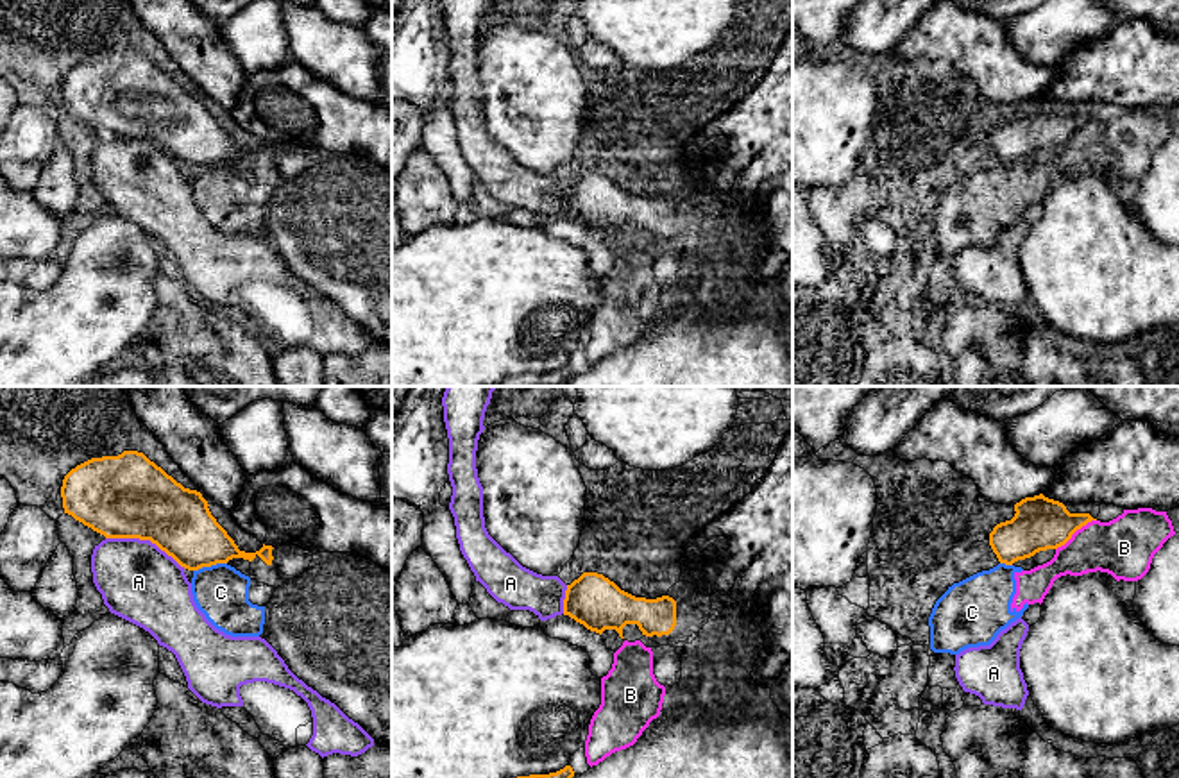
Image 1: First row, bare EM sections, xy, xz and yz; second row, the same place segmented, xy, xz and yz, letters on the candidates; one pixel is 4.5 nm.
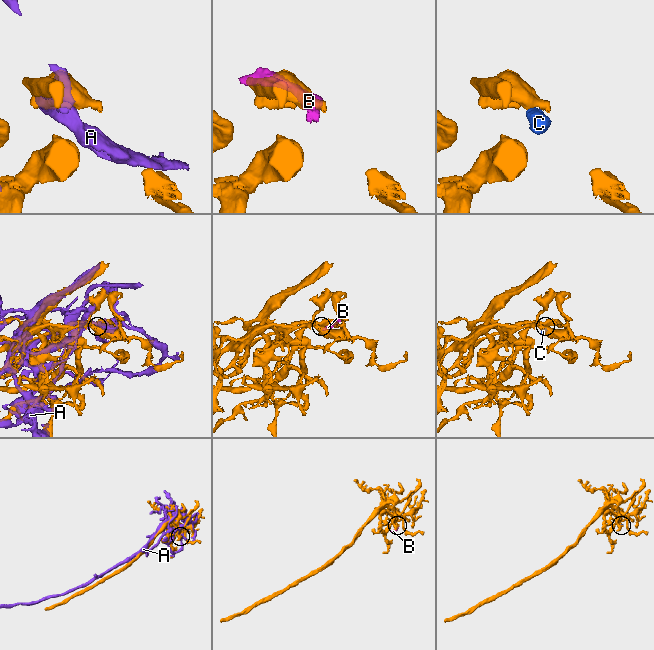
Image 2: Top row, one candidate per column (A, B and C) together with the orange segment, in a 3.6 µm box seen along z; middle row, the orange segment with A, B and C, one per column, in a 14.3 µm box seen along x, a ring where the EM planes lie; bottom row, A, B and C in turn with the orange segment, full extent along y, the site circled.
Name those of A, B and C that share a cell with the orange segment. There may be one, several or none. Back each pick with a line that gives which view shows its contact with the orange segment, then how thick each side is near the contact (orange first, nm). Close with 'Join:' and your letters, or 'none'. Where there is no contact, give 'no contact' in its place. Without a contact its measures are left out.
Join: none

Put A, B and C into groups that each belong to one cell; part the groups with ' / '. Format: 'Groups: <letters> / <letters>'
Groups: A / B C

